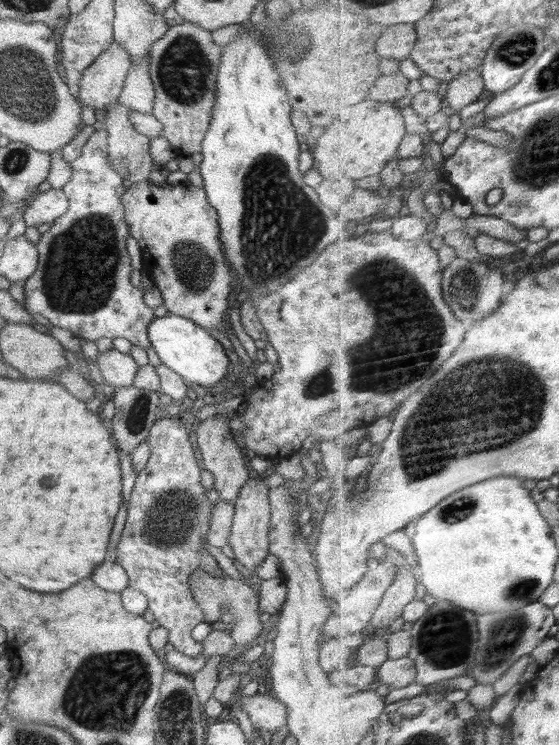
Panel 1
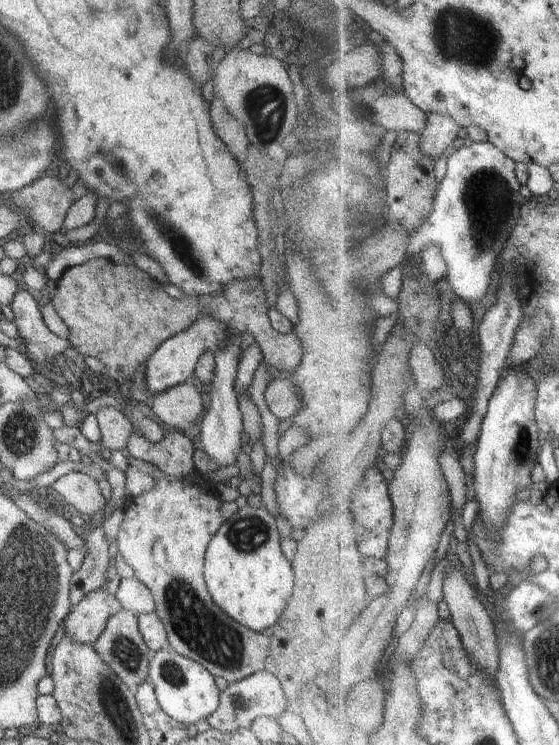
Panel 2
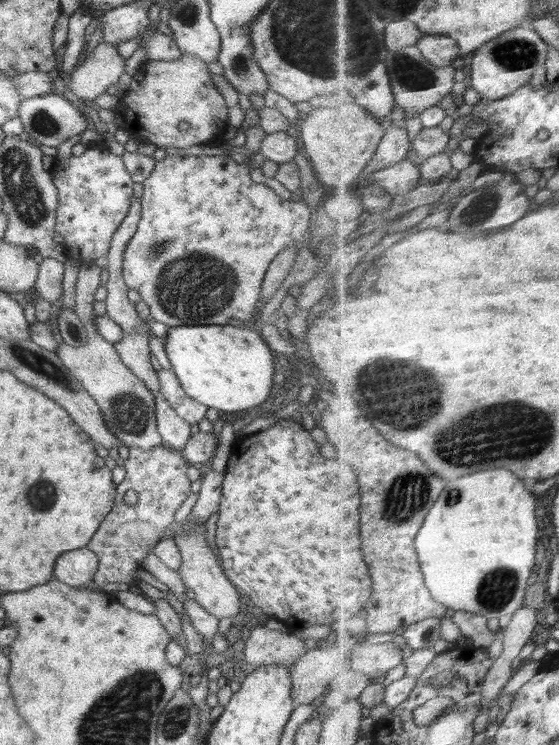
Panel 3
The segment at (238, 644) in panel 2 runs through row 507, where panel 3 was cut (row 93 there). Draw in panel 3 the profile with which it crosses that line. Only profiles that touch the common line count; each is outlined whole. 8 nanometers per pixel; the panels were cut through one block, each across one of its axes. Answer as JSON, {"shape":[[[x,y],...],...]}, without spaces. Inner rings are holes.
{"shape":[[[183,53],[178,61],[145,61],[117,104],[124,130],[136,140],[162,148],[202,145],[224,134],[229,124],[228,107],[202,60]]]}

